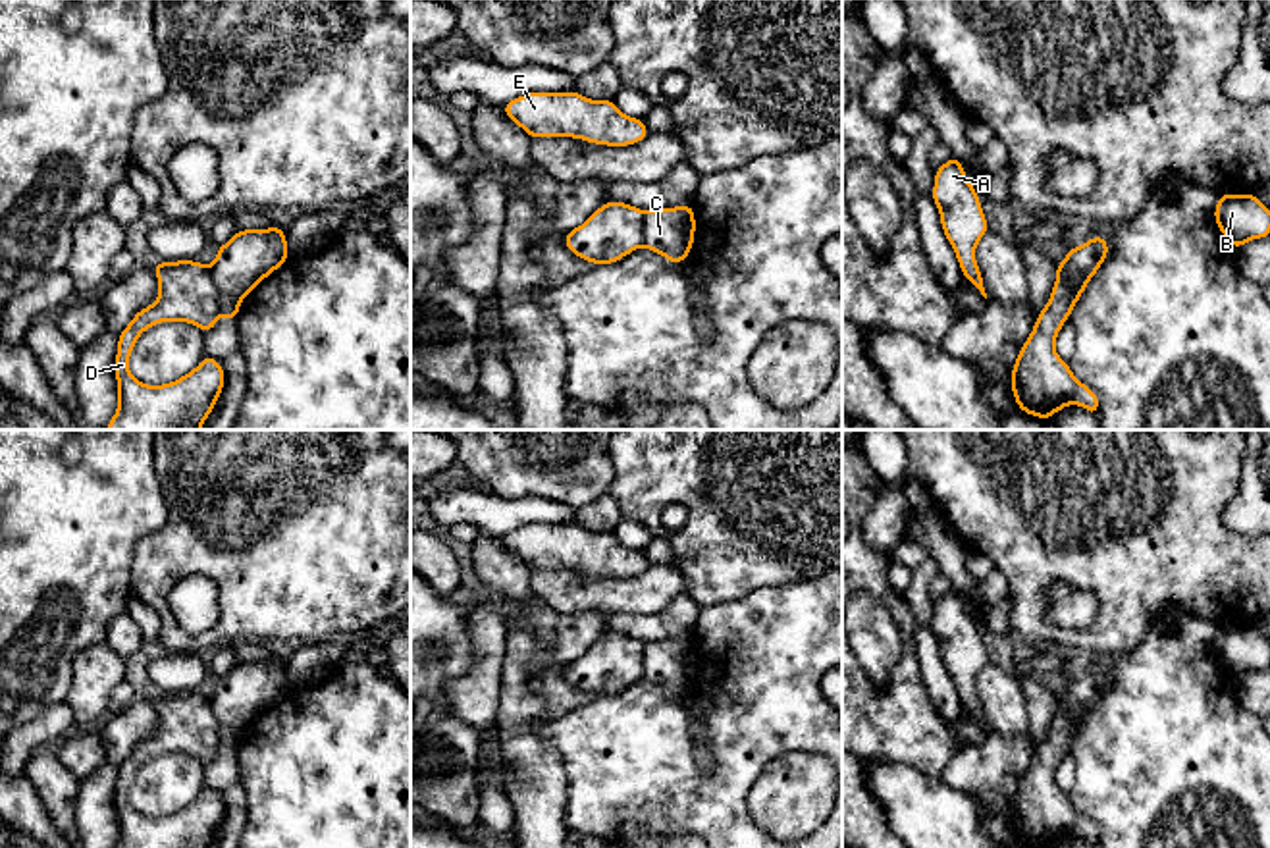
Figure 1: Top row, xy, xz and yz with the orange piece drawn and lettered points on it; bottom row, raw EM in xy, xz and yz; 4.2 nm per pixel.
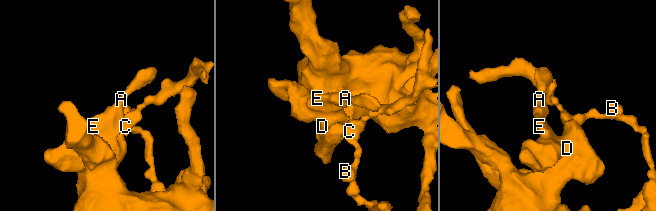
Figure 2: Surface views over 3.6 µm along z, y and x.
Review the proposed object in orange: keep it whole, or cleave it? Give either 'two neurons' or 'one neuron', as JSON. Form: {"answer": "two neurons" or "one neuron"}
{"answer": "two neurons"}

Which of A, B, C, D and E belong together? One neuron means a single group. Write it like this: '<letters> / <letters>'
A D E / B C

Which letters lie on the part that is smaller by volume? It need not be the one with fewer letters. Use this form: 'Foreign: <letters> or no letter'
Foreign: B, C

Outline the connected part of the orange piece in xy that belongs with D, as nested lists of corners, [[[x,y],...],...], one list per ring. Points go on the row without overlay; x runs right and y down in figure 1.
[[[197,692],[156,694],[158,730],[141,740],[118,767],[114,806],[118,842],[114,848],[208,848],[224,821],[222,796],[202,788],[200,796],[172,815],[141,815],[129,804],[129,788],[141,765],[162,754],[195,755],[214,761],[220,738],[210,700]]]

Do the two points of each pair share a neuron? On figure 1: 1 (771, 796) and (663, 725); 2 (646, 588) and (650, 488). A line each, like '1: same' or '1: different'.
1: different
2: different

